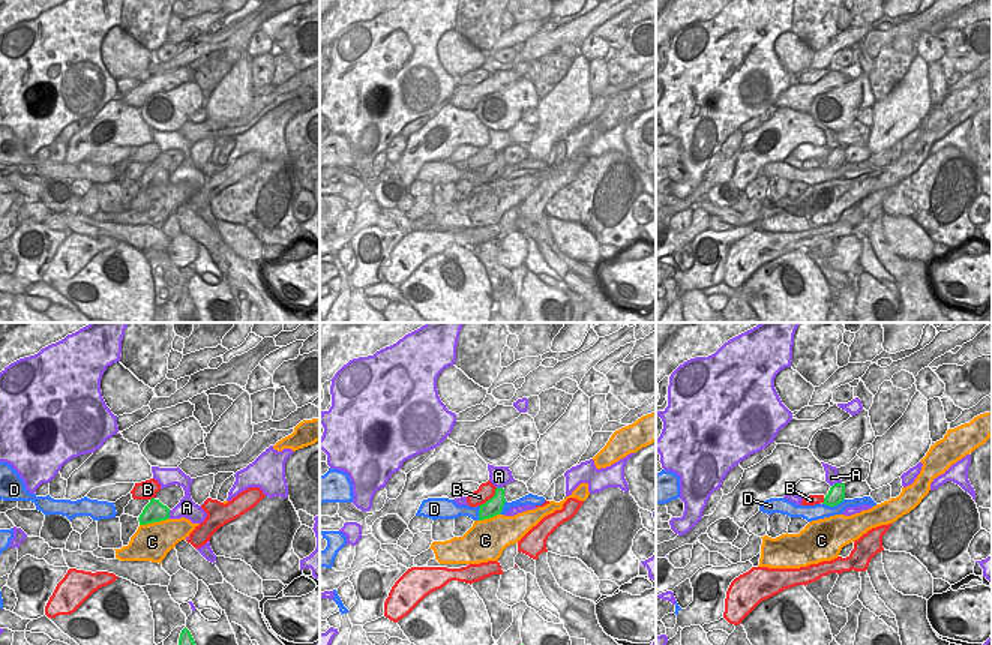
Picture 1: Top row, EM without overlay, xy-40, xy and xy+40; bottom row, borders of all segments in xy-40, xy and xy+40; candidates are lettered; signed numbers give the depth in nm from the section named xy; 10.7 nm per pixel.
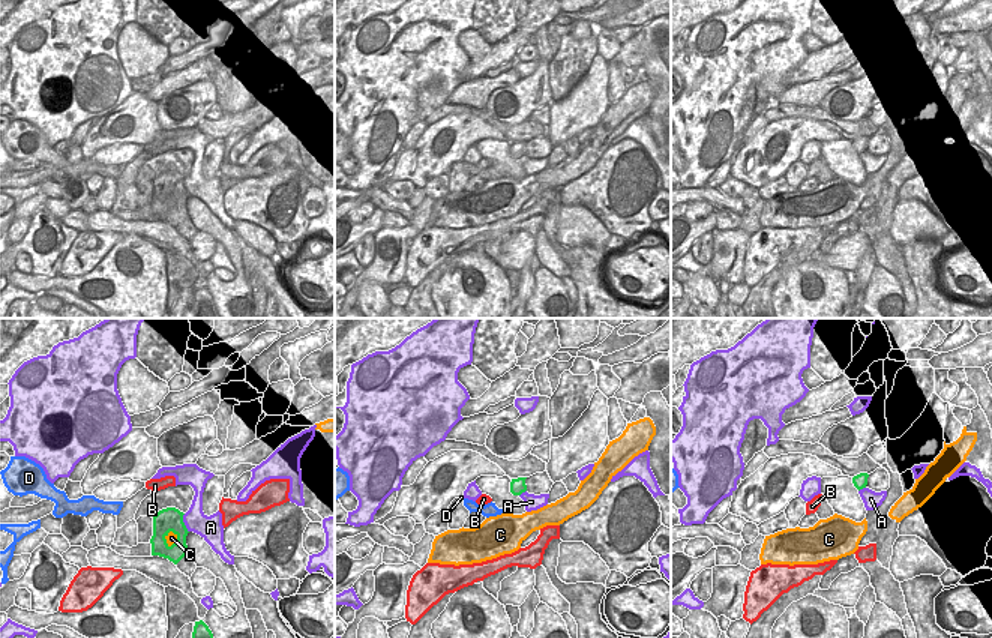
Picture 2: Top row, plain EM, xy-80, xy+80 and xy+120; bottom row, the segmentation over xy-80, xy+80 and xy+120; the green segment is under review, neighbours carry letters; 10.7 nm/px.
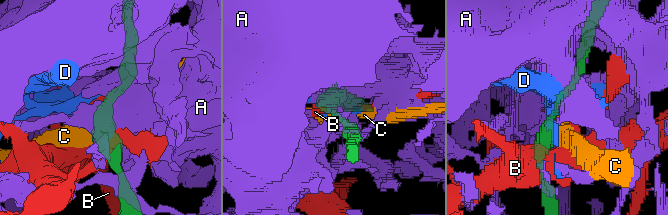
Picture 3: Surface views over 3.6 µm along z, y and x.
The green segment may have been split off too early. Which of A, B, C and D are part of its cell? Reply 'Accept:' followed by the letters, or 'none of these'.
Accept: none of these

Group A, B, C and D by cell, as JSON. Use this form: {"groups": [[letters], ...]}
{"groups": [["A"], ["B"], ["C"], ["D"]]}

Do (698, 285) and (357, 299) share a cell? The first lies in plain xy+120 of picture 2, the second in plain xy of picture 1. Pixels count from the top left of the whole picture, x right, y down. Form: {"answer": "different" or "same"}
{"answer": "same"}

